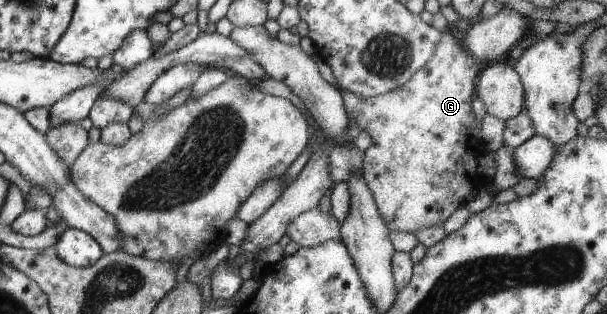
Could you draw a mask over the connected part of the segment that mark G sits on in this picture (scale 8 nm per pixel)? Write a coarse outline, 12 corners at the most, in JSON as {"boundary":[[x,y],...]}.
{"boundary":[[441,32],[401,86],[339,89],[388,230],[442,226],[485,153],[481,67]]}

